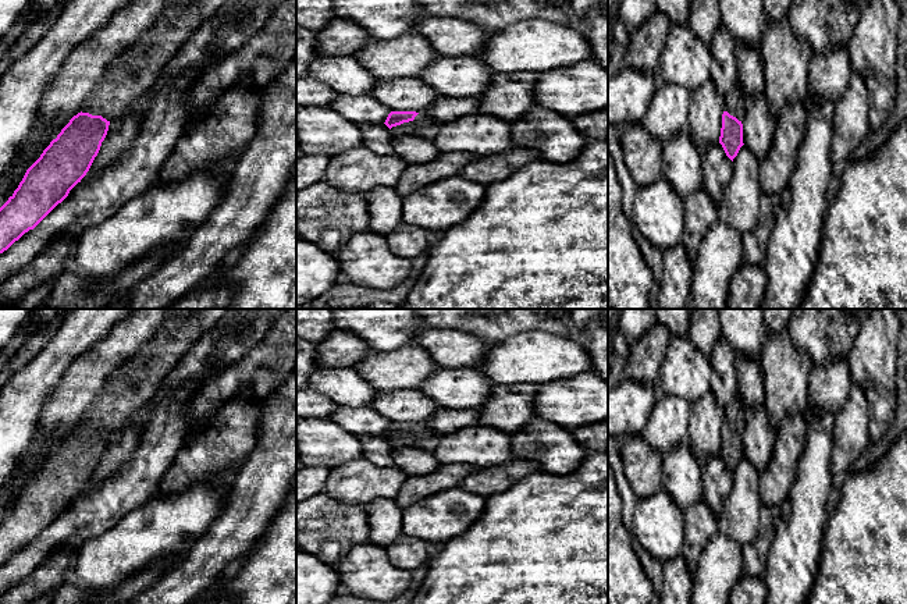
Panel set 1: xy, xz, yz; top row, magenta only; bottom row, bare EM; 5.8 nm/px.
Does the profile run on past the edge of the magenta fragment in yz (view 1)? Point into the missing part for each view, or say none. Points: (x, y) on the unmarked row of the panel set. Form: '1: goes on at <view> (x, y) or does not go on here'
1: goes on at yz (735, 414)

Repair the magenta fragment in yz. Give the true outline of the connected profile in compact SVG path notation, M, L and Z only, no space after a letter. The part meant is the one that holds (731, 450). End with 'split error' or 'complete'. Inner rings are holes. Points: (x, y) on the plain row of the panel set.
M740 394L725 408L725 423L719 455L726 468L733 473L743 455L743 436L746 422L746 406Z | split error

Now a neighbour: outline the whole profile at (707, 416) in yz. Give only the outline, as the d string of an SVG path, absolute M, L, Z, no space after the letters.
M712 390L691 405L687 438L701 466L719 454L723 423L725 409Z

